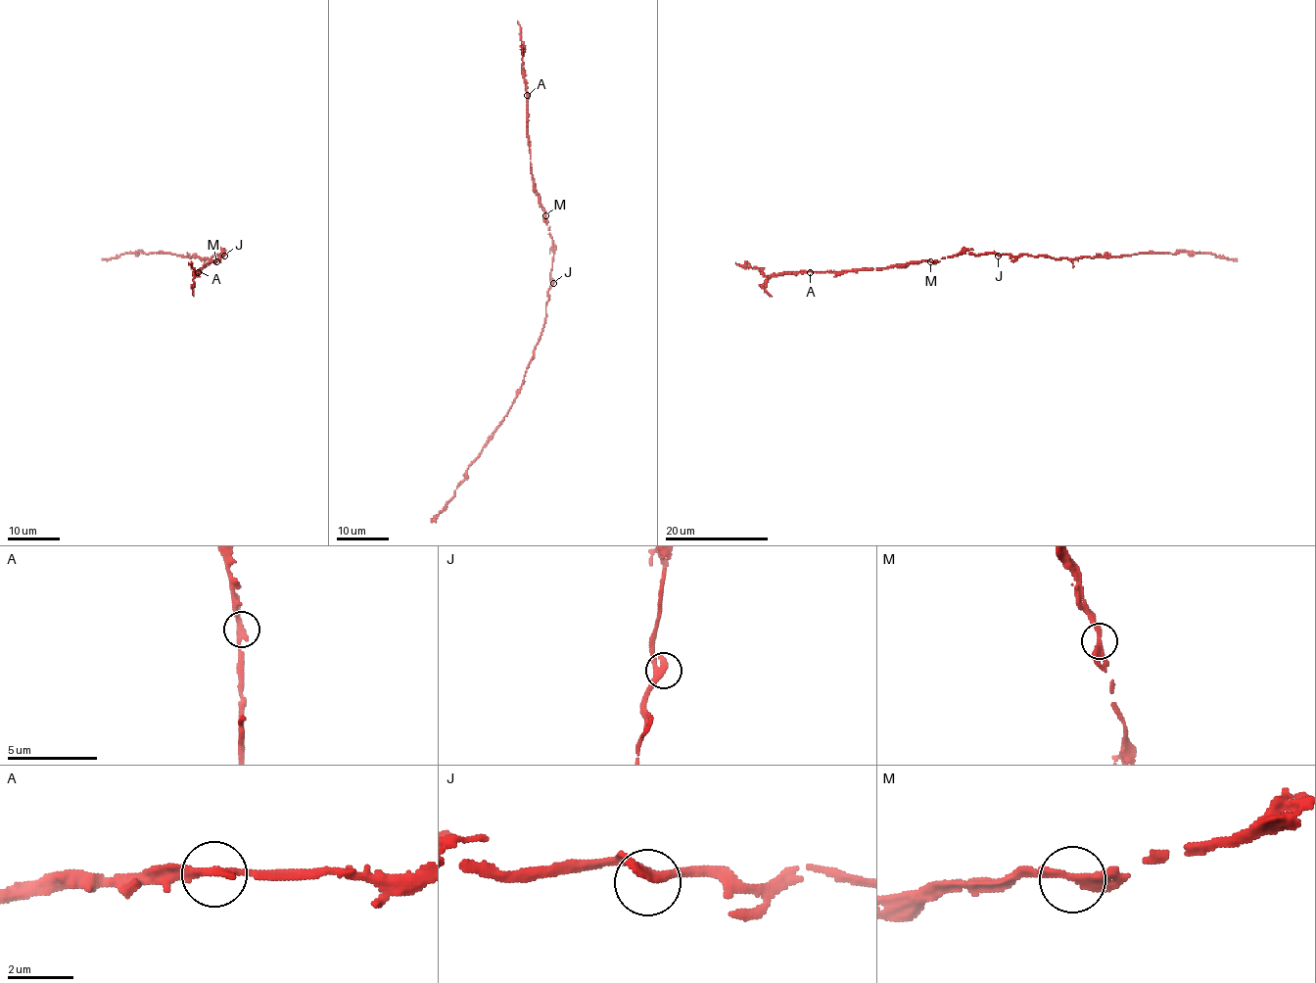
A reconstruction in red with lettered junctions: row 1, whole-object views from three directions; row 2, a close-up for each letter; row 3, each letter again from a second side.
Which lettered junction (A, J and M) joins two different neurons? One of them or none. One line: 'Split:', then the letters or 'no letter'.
Split: no letter

